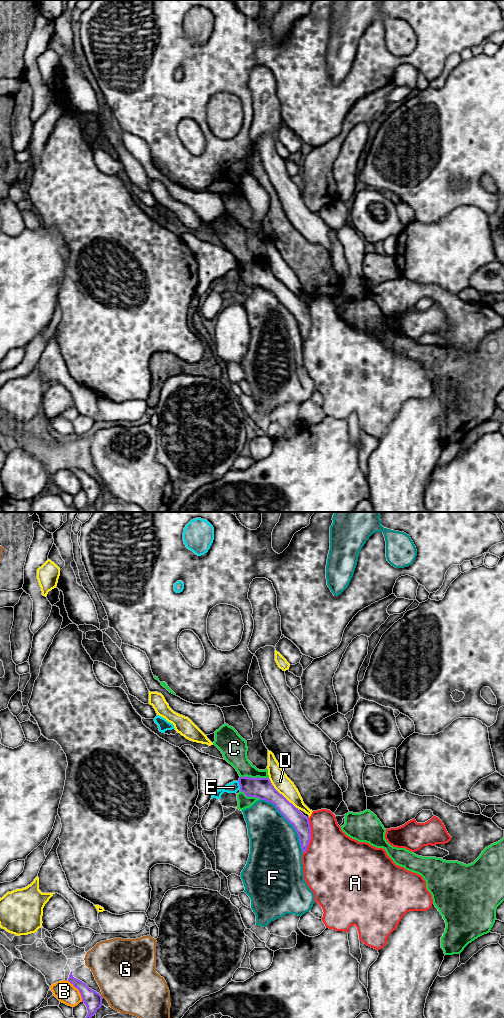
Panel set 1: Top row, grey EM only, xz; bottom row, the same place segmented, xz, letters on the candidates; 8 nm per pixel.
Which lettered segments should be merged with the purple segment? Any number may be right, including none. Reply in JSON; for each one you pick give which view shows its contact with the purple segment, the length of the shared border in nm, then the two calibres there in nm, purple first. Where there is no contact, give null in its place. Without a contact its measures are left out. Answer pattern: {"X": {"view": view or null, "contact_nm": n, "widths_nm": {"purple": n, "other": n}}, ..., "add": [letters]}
{"add": []}

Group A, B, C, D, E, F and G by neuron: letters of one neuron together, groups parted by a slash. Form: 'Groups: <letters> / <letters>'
Groups: A / B / C / D / E / F / G

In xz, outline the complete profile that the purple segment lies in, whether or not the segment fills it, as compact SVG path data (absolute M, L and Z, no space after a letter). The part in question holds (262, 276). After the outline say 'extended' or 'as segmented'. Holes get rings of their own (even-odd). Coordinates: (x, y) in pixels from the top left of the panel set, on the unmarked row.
M245 264L240 265L238 269L240 279L247 285L256 285L275 293L284 306L293 313L298 322L302 340L306 340L311 328L309 307L274 276L269 266Z | as segmented

